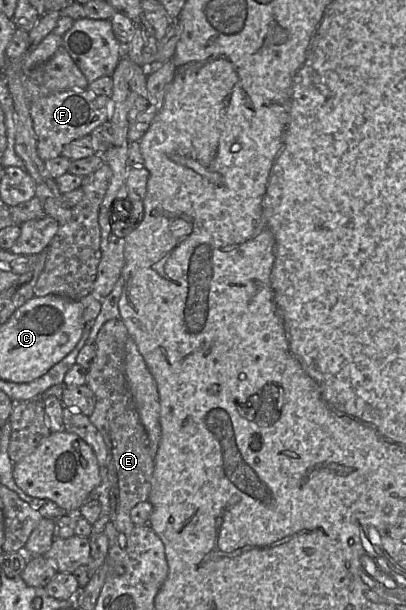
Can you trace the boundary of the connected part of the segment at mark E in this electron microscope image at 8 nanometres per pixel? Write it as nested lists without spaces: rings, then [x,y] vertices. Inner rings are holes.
[[[112,319],[105,322],[98,331],[95,342],[95,357],[87,369],[86,383],[95,397],[95,406],[88,417],[90,422],[100,432],[107,448],[107,477],[109,480],[109,519],[105,524],[104,534],[108,541],[108,551],[106,556],[107,570],[117,575],[124,573],[124,568],[120,562],[119,553],[125,548],[127,538],[133,530],[134,524],[130,520],[130,511],[138,503],[148,500],[150,492],[150,482],[154,470],[154,457],[149,449],[147,433],[141,424],[139,415],[134,406],[125,377],[125,343],[128,338],[127,329],[122,320]]]

